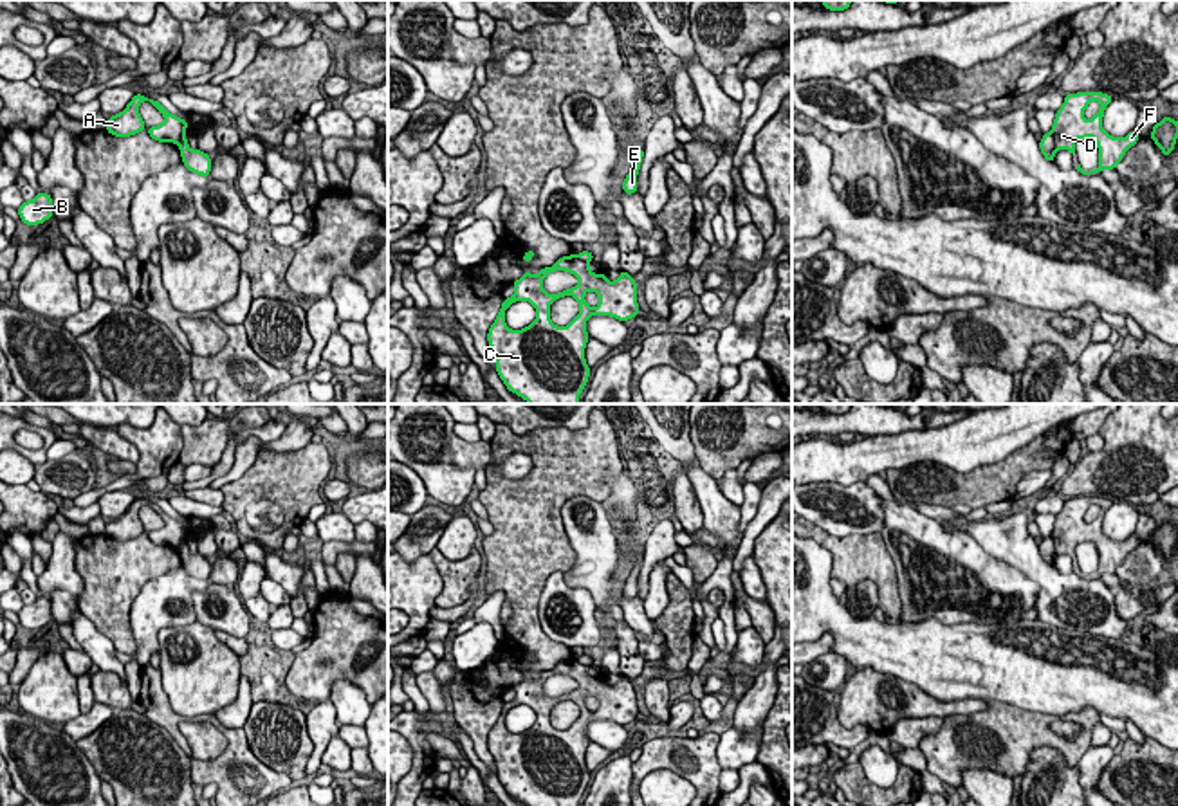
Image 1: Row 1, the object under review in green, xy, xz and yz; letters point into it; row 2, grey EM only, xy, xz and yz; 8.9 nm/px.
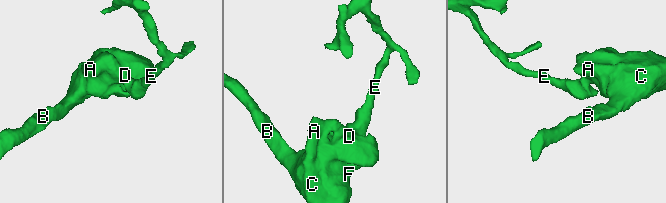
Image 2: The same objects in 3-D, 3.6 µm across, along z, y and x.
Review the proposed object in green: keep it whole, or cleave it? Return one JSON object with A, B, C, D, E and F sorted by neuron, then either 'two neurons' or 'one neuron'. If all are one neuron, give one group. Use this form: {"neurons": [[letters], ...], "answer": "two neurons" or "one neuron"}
{"neurons": [["A", "B", "C", "D", "F"], ["E"]], "answer": "two neurons"}

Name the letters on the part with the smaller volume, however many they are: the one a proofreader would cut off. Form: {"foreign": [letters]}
{"foreign": ["E"]}

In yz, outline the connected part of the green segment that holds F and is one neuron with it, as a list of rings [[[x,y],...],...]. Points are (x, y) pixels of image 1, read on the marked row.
[[[1102,92],[1066,94],[1064,103],[1055,112],[1050,133],[1057,150],[1077,155],[1075,142],[1079,139],[1091,137],[1097,142],[1099,168],[1086,171],[1079,164],[1077,171],[1082,175],[1115,169],[1126,151],[1140,139],[1135,130],[1126,137],[1113,137],[1102,128],[1104,110],[1111,101],[1113,97]]]

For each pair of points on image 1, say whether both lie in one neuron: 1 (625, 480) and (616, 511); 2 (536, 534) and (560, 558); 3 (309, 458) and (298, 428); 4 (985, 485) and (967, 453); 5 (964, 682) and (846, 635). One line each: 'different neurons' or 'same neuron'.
1: same neuron
2: same neuron
3: different neurons
4: different neurons
5: same neuron

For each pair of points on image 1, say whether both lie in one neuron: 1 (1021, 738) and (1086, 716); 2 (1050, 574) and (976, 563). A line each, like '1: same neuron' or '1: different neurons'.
1: same neuron
2: different neurons

